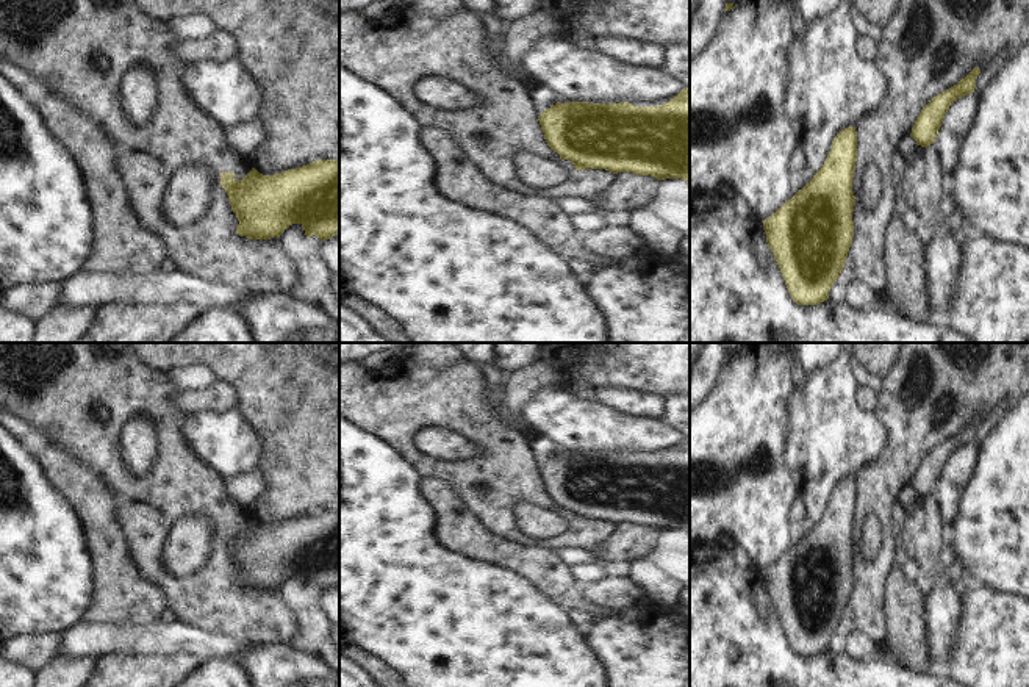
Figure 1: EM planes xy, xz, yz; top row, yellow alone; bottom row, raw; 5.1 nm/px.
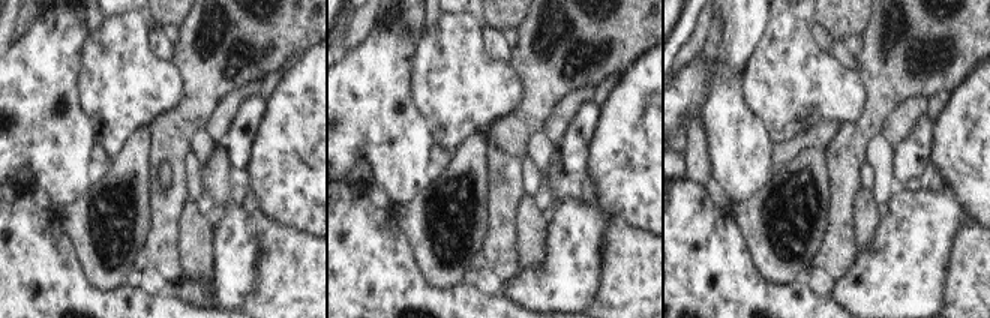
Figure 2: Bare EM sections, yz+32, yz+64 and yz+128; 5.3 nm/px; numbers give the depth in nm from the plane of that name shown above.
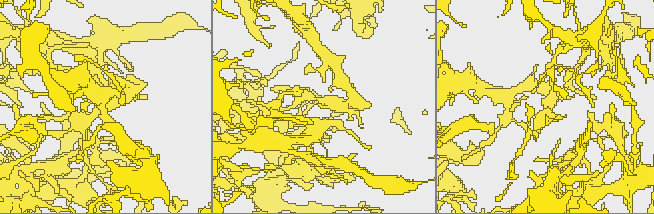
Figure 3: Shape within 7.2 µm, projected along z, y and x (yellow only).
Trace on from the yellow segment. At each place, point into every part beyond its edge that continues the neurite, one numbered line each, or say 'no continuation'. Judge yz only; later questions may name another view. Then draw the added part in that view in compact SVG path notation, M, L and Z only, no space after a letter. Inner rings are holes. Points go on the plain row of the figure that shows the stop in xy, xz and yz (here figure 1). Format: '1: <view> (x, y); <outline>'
no continuation

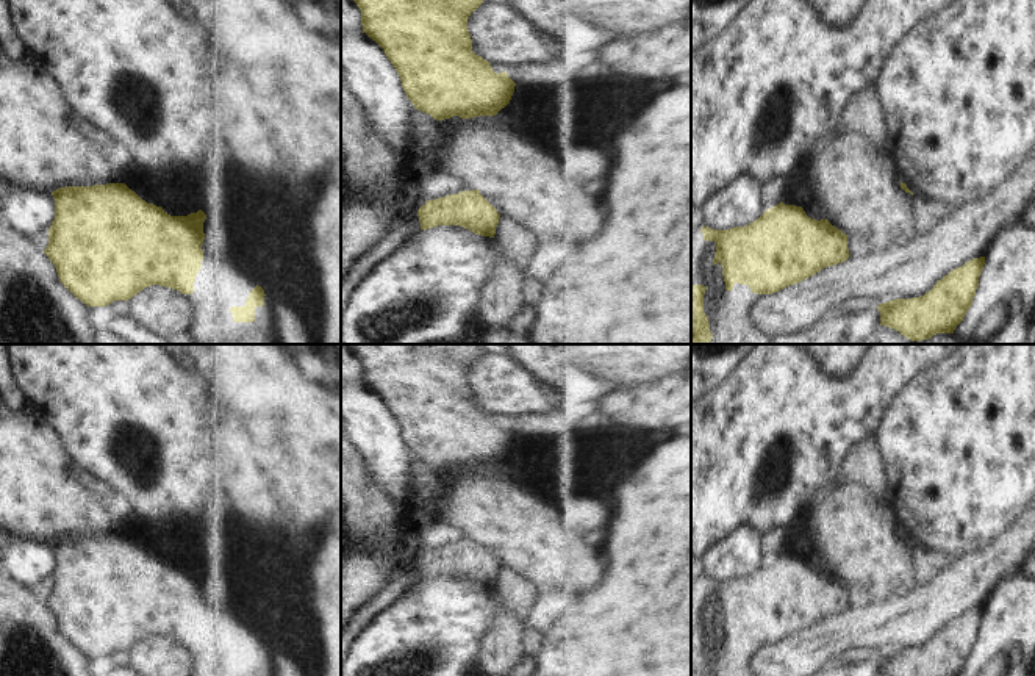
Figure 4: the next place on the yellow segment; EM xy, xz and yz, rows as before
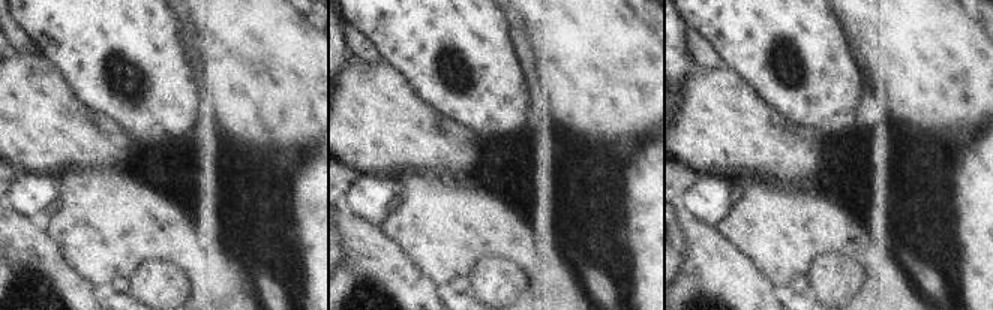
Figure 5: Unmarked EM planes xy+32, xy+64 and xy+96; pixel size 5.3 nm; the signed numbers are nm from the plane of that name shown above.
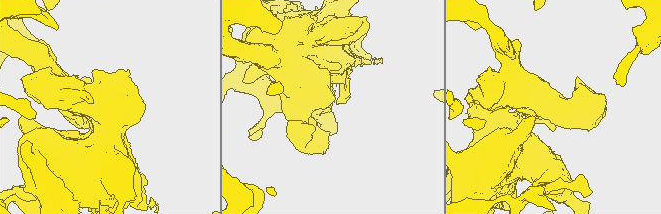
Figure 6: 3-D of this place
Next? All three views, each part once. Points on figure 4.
1: xy (169, 543); M133 521L124 534L142 551L161 557L170 566L188 566L199 562L178 527L155 527Z

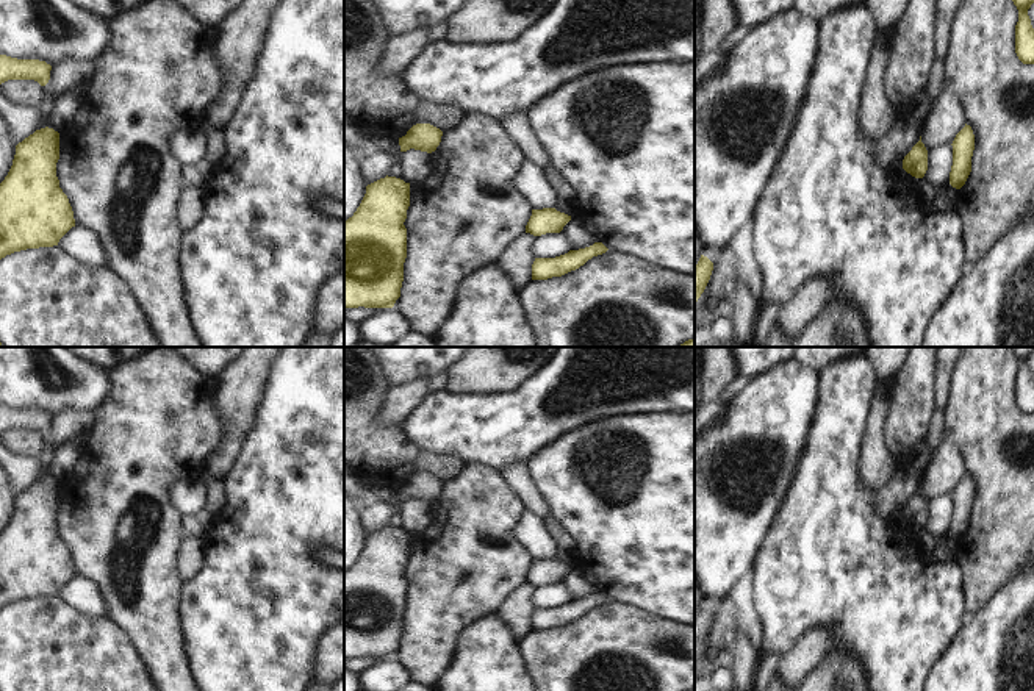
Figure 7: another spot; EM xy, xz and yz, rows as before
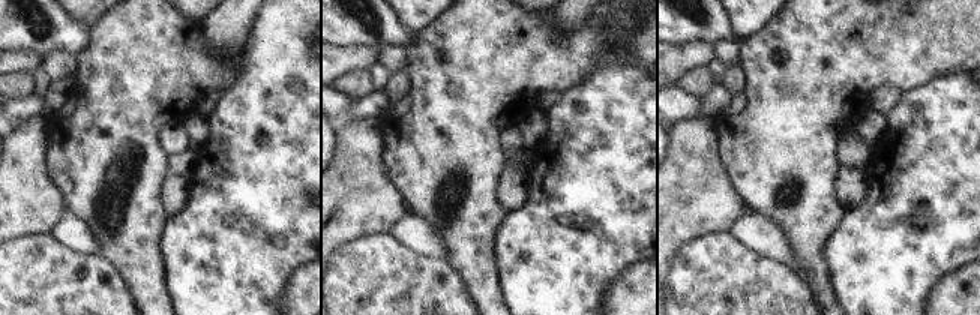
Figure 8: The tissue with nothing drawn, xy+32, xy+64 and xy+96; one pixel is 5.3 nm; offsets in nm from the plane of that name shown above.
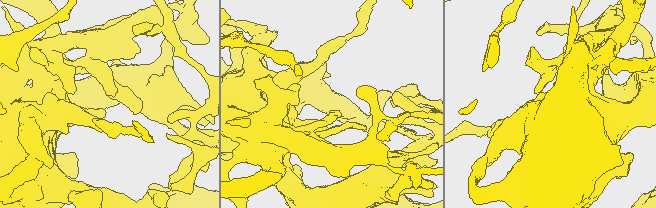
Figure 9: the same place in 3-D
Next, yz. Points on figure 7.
no continuation

